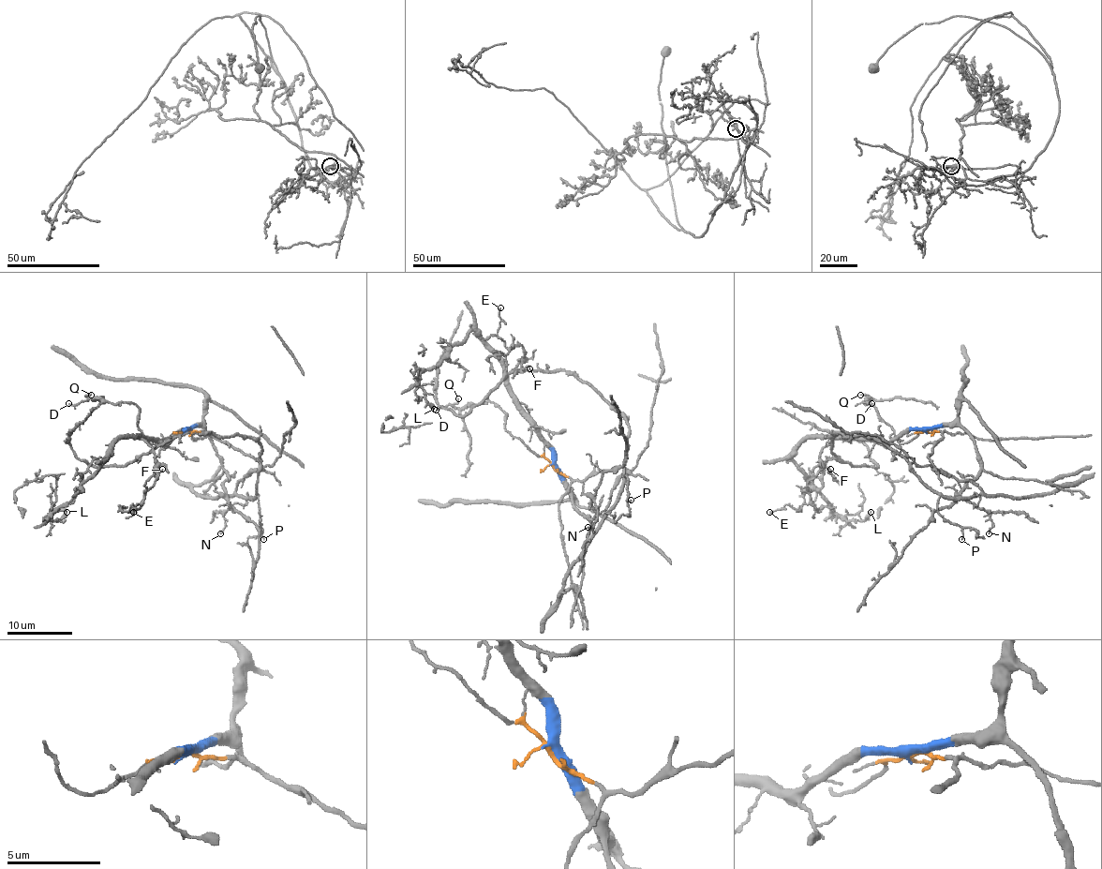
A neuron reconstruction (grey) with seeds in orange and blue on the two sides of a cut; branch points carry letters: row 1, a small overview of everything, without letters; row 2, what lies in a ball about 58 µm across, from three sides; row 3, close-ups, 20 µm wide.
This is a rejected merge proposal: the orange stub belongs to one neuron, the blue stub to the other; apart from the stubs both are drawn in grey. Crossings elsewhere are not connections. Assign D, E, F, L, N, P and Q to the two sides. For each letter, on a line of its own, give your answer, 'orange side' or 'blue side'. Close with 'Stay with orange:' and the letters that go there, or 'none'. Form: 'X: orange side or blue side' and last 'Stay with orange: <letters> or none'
D: orange side
E: blue side
F: blue side
L: blue side
N: blue side
P: orange side
Q: orange side
Stay with orange: D, P, Q

